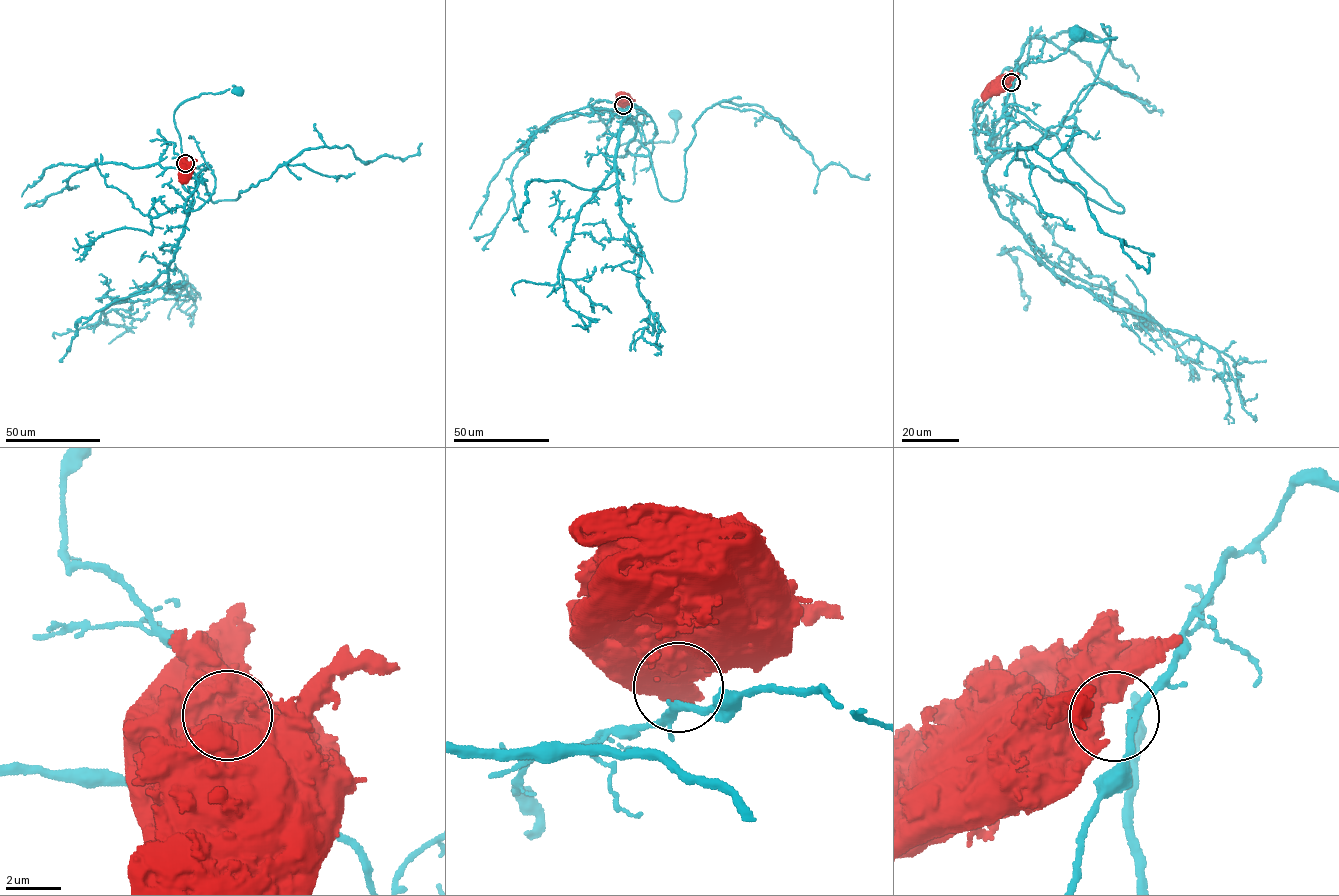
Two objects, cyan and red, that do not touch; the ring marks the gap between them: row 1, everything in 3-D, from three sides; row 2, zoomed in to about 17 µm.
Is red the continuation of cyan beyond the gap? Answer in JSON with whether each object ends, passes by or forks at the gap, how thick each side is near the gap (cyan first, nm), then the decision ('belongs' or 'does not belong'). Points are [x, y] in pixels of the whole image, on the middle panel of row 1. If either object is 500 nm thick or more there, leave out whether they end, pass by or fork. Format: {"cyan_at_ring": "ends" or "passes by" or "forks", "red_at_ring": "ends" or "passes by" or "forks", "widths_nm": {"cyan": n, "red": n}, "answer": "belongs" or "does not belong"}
{"widths_nm": {"cyan": 260, "red": 650}, "answer": "does not belong"}

